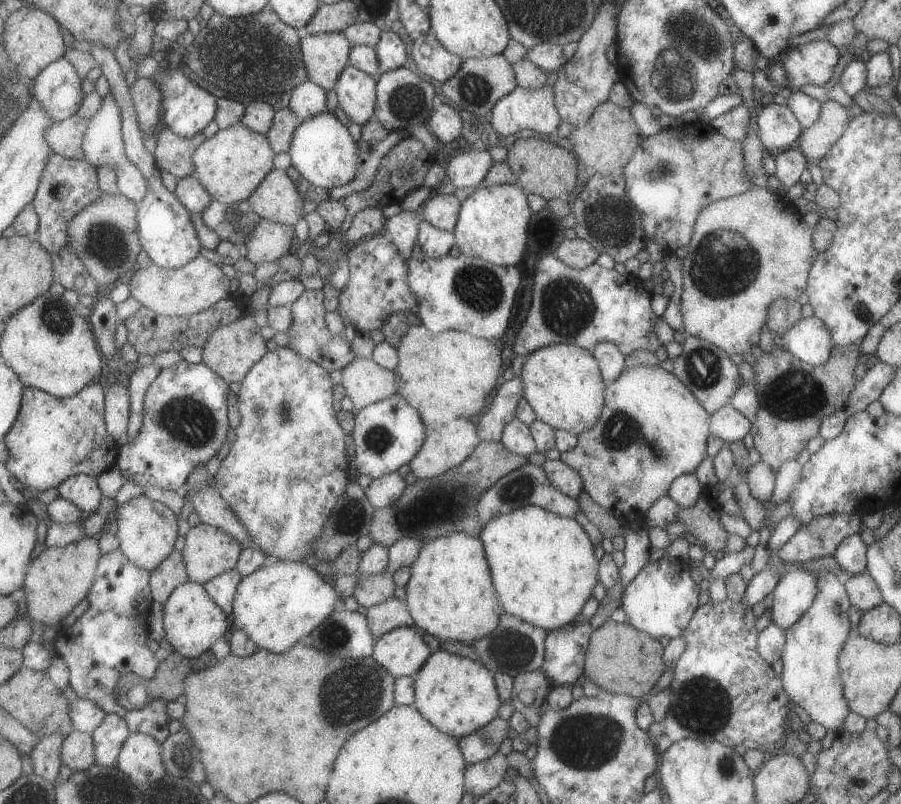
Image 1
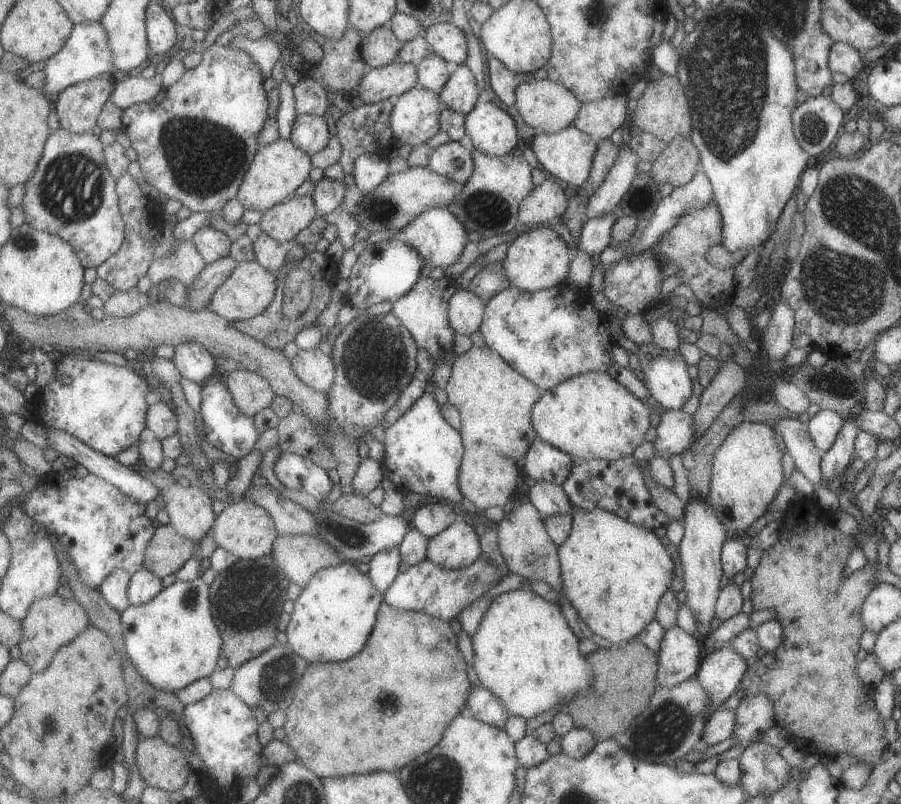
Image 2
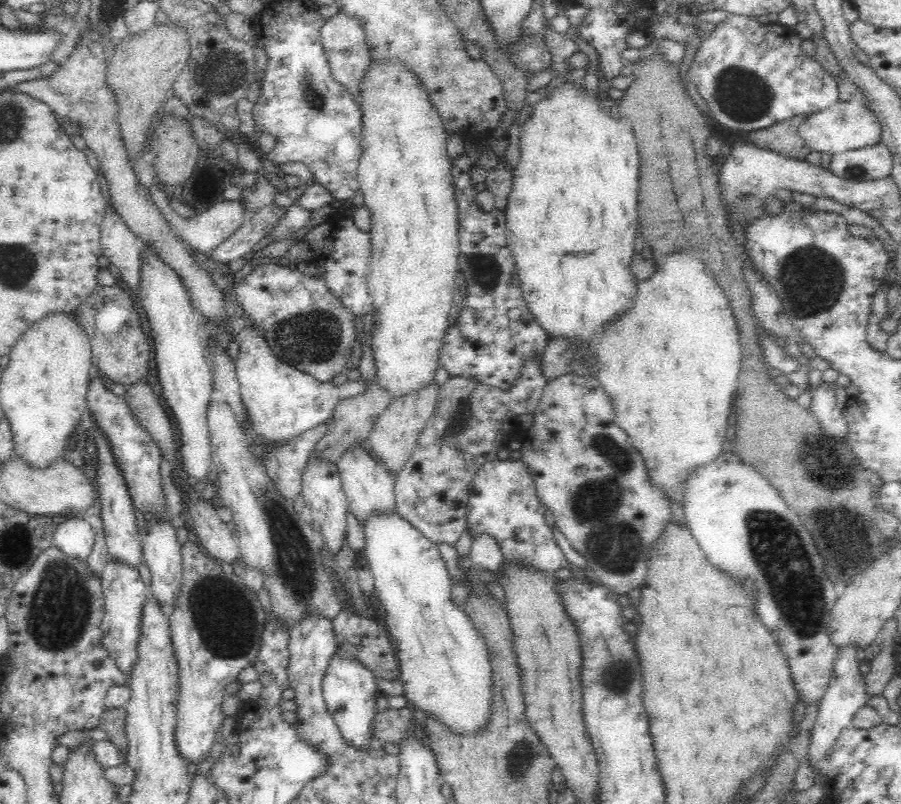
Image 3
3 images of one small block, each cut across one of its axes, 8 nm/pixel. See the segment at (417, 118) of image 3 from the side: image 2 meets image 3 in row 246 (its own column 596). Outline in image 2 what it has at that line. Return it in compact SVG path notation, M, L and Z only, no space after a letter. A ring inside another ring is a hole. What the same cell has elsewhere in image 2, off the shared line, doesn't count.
M589 371L543 393L532 412L538 436L575 458L616 461L631 457L647 428L654 424L651 409L609 373Z

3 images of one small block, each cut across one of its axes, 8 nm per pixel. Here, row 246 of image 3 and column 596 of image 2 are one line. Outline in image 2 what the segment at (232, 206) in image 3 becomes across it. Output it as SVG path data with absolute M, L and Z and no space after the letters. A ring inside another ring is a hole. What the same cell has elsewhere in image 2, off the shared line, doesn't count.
M620 143L616 162L611 166L607 177L596 187L596 191L588 198L588 218L610 213L626 193L637 172L640 158L630 146Z

